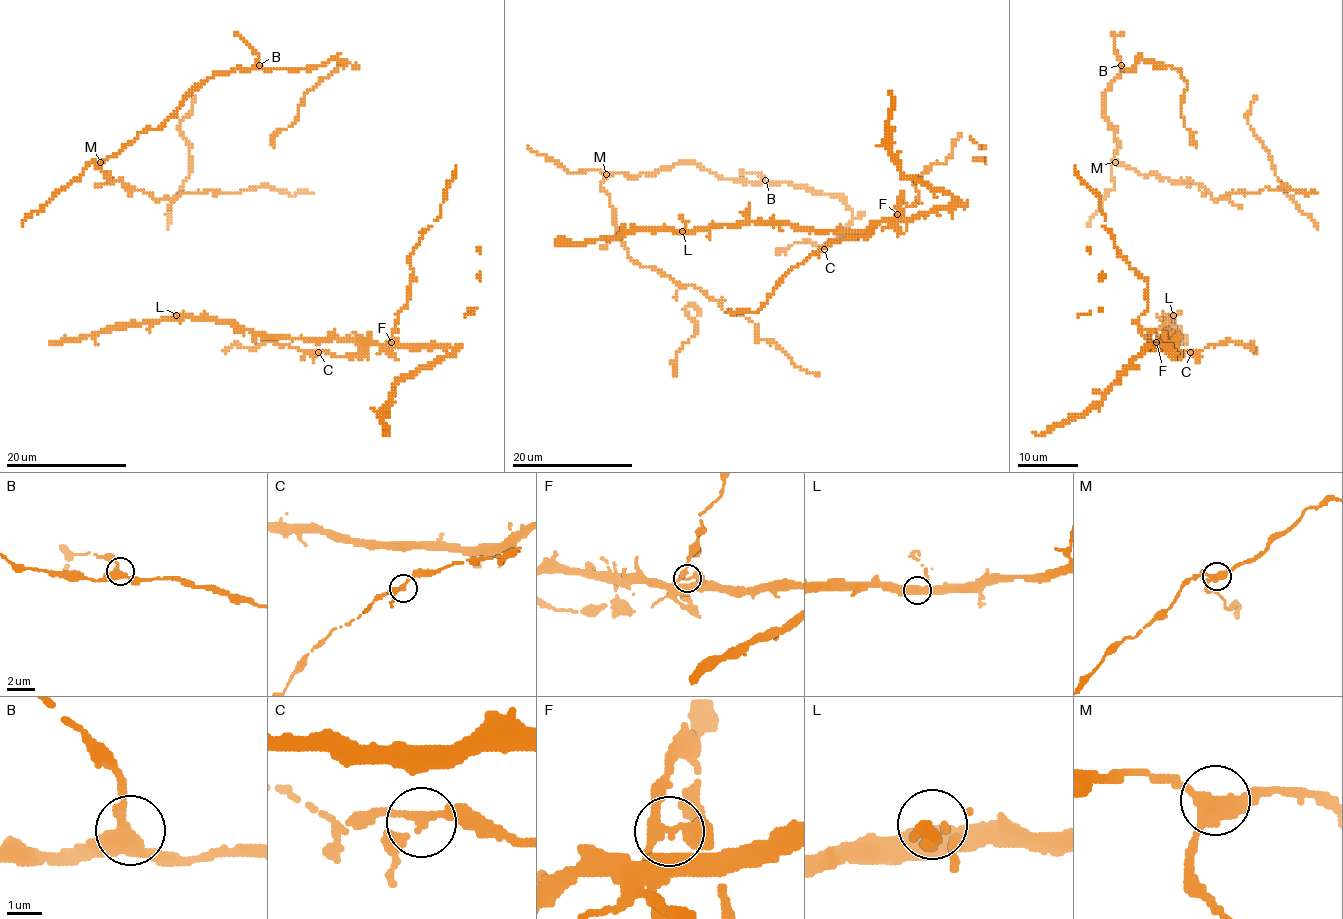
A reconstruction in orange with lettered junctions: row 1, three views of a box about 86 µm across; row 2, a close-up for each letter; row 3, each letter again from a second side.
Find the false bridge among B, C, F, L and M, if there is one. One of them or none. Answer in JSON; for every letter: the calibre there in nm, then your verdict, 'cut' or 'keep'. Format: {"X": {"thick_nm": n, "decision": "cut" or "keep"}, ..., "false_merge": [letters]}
{"B": {"thick_nm": 340, "decision": "keep"}, "C": {"thick_nm": 240, "decision": "keep"}, "F": {"thick_nm": 280, "decision": "keep"}, "L": {"thick_nm": 360, "decision": "keep"}, "M": {"thick_nm": 400, "decision": "keep"}, "false_merge": []}

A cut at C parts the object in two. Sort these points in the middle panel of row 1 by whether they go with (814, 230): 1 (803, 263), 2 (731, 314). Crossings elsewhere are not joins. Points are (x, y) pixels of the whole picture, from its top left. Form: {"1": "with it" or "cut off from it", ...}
{"1": "cut off from it", "2": "cut off from it"}

